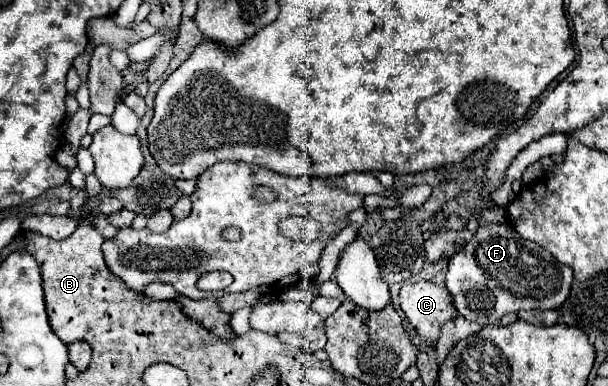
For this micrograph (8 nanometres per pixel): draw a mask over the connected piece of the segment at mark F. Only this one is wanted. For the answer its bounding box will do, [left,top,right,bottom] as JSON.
[446,223,572,327]

